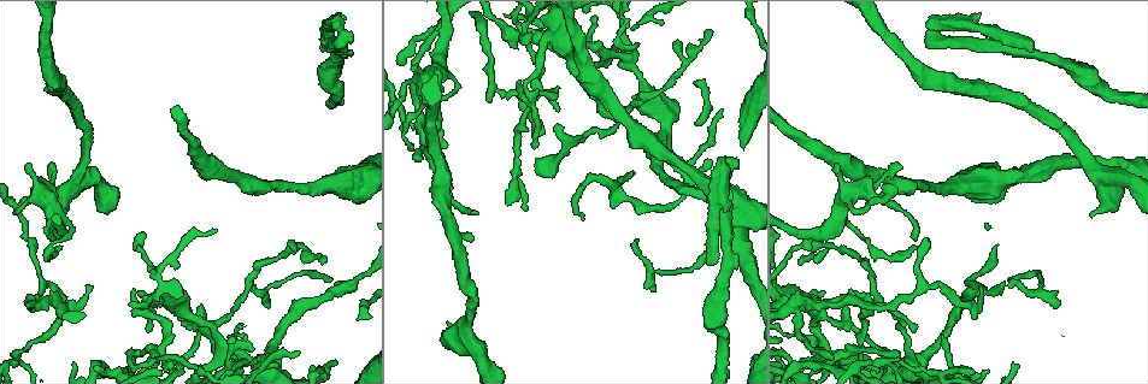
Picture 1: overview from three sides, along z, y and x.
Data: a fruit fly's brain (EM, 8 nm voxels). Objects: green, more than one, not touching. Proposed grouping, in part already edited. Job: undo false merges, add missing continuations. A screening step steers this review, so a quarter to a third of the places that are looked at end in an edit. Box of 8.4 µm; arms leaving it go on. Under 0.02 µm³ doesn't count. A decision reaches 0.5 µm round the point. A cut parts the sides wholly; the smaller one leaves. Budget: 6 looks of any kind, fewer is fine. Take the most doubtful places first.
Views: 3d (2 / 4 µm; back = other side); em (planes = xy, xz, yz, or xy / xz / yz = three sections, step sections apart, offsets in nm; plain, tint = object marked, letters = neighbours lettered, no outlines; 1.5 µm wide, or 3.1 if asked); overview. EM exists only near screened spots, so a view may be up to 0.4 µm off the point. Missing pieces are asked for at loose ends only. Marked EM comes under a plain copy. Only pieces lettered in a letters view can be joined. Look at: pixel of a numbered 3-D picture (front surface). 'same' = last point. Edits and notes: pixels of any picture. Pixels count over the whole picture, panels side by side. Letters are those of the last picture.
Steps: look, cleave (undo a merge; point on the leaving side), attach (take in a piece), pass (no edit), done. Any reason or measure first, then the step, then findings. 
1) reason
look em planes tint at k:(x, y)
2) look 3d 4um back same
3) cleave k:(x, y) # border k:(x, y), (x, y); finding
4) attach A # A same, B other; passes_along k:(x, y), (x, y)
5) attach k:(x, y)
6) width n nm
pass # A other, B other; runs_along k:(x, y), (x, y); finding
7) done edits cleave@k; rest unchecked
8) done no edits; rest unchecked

tapers out
look em planes letters at 1:(26, 239)

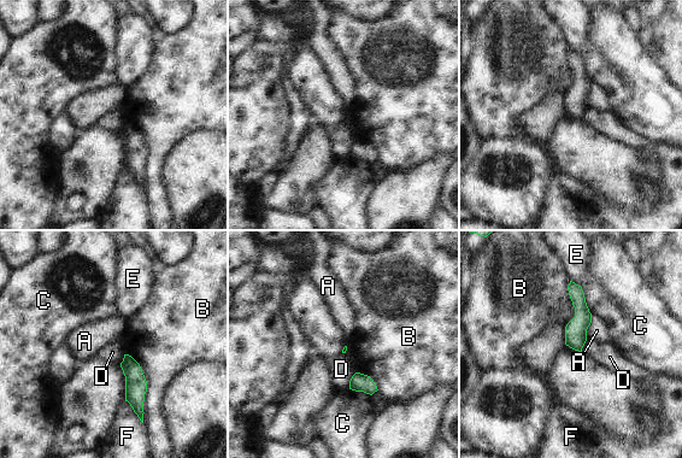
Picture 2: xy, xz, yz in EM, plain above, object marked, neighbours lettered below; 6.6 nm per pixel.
pass # A other, B other, C other, D other, E other, F other; runs_along 2:(571, 286), (580, 304), (578, 347); no lettered piece goes on from it

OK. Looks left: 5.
closes a loop
look em xy step 4 tint at 1:(346, 35)

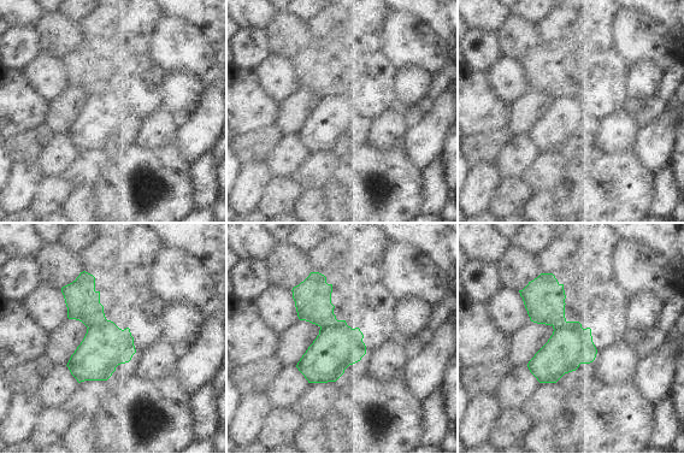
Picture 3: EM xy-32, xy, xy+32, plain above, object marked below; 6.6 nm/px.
see the neighbours
look em xy step 4 letters same

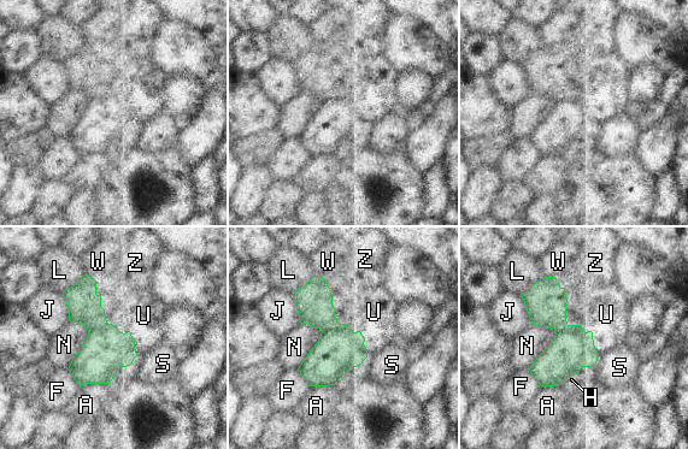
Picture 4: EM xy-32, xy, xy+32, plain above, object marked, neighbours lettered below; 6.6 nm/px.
cleave 4:(84, 307) # A other, F other, H other, J other, L other, N other, S other, U other, W other, Z other; border 4:(106, 320), (94, 324), (88, 330); two cells meet here

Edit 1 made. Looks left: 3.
look overview

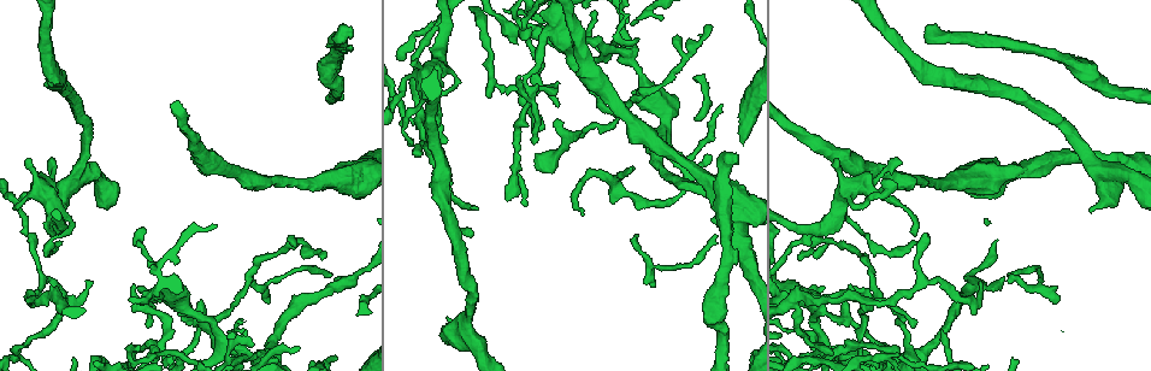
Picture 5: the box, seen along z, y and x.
tapers out
look em planes tint at 5:(940, 330)

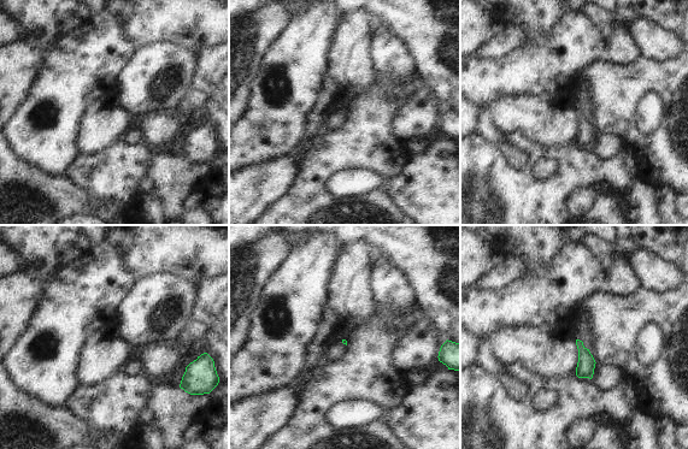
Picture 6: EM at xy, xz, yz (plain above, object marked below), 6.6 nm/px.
what lies round it
look em planes letters same

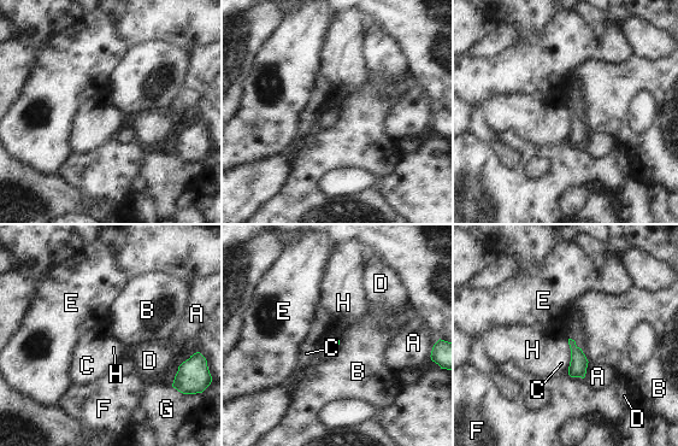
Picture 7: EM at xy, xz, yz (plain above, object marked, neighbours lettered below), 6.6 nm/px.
pass # A other, B other, C other, D other, E other, F other, G other, H other; border 7:(567, 339), (571, 354); no lettered piece goes on from it

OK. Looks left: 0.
done edits cleave@4; rest unchecked

